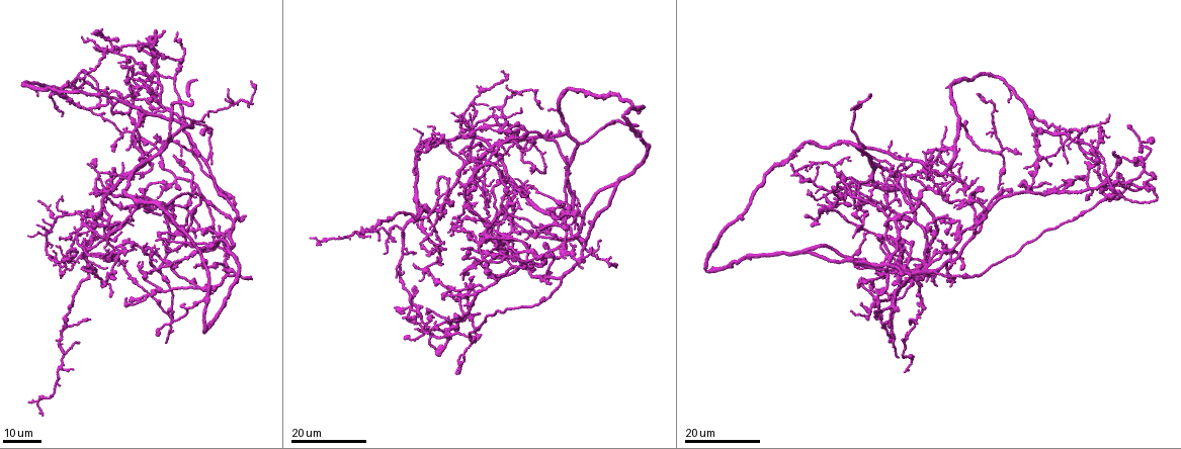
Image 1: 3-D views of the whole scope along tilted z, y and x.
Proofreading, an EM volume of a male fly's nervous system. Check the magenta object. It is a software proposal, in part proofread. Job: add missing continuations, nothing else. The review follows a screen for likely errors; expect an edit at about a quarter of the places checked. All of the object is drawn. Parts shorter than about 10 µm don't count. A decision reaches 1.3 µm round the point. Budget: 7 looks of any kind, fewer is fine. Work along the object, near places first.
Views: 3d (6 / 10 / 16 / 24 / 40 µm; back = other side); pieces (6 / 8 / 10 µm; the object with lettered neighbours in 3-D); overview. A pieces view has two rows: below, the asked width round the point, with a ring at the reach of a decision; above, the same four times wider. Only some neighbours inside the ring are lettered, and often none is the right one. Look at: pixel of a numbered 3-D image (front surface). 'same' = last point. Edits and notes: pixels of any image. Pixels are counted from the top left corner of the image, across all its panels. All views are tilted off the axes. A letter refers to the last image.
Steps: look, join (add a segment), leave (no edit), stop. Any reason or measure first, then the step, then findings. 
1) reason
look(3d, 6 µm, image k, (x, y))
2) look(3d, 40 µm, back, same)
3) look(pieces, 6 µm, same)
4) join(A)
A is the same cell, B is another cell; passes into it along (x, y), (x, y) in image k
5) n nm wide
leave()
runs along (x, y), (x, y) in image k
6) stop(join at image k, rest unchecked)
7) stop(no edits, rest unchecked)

tapers out
look(3d, 24 µm, image 1, (165, 341))

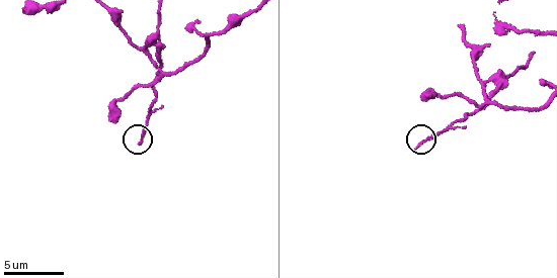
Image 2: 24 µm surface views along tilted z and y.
look(pieces, 6 µm, image 2, (417, 146))

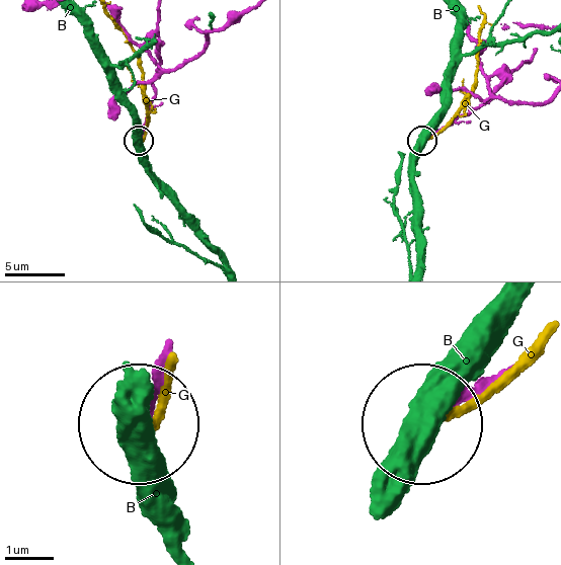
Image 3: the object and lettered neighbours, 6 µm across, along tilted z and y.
130 nm wide
leave()
B and G are other cells; no lettered segment goes on from it

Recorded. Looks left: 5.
an open end
look(3d, 16 µm, image 1, (461, 218))

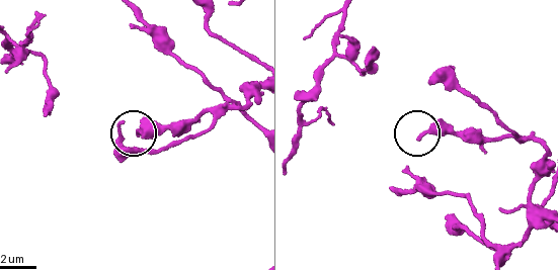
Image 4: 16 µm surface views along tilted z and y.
look(pieces, 10 µm, image 4, (418, 138))

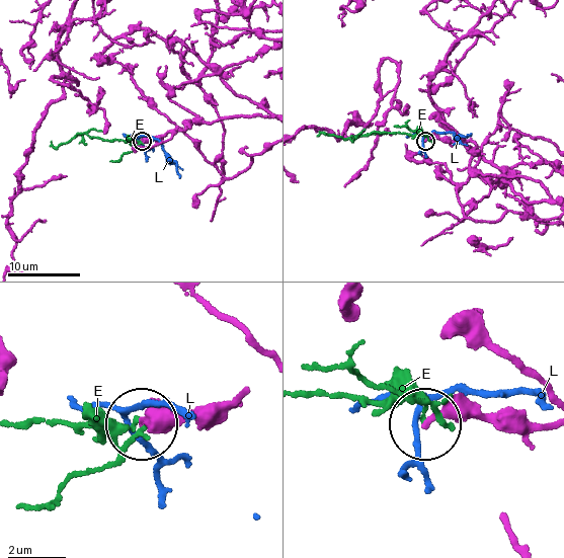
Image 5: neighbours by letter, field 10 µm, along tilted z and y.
leave()
E and L are other cells; none of them fits

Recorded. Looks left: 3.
branch stops here
look(3d, 24 µm, image 1, (507, 190))

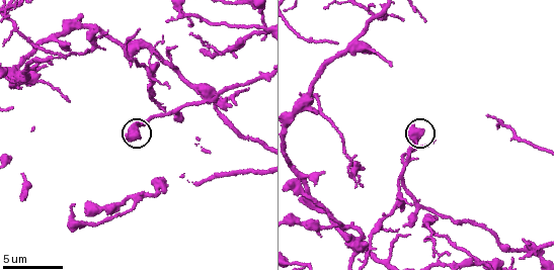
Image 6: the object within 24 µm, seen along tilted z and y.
look(pieces, 8 µm, image 6, (129, 138))

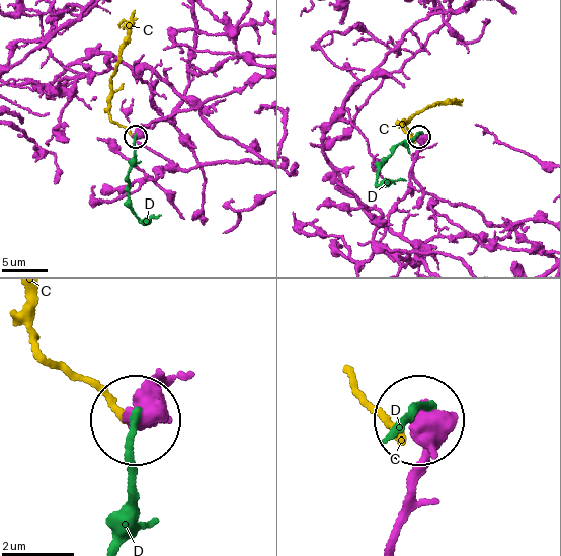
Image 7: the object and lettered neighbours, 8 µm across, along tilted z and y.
leave()
C and D are other cells; no lettered segment goes on from it

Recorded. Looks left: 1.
stop(no edits, rest unchecked)

